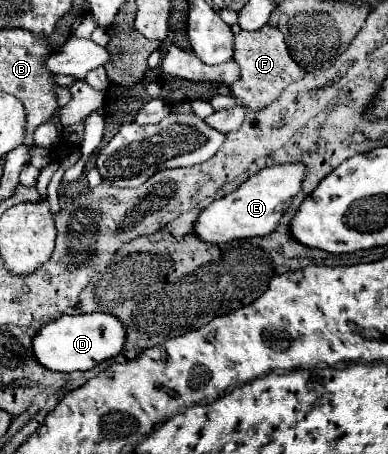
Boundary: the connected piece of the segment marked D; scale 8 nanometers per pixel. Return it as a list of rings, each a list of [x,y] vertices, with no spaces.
[[[91,312],[91,314],[75,314],[61,316],[55,322],[45,324],[33,340],[33,352],[39,364],[55,372],[75,372],[75,370],[91,370],[103,360],[115,358],[123,352],[127,342],[125,324],[119,322],[113,314],[107,312]]]

